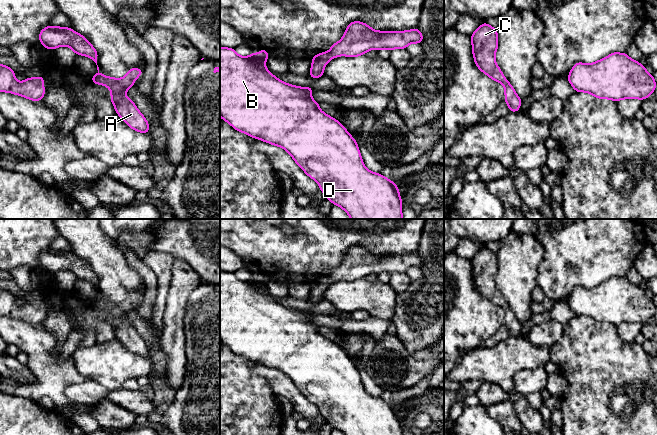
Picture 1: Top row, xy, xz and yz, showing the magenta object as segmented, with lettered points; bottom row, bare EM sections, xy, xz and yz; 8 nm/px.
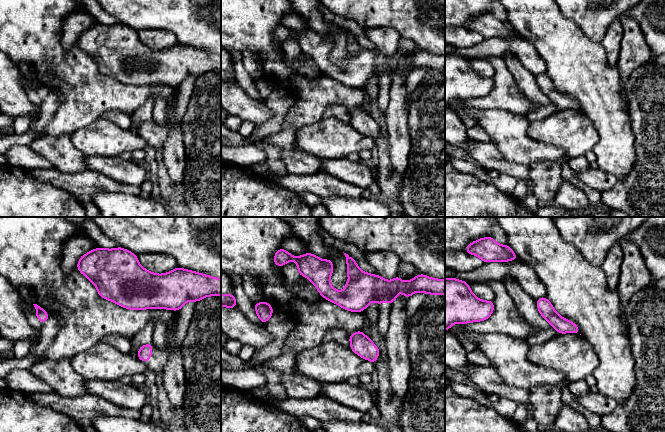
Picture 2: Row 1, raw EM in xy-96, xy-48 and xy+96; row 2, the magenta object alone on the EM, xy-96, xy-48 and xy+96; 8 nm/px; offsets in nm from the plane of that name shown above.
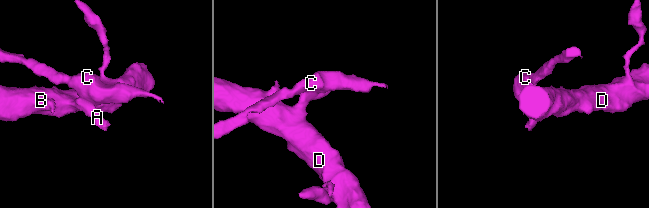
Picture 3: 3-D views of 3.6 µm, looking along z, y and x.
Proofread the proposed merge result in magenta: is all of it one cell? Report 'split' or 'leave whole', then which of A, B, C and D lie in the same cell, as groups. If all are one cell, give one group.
split; A B D / C

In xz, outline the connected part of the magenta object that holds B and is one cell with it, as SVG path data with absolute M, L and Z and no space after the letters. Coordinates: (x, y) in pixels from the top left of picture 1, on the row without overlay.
M220 271L220 340L223 345L250 361L285 373L306 399L318 407L333 429L345 435L402 435L397 409L365 391L356 364L339 345L319 333L319 327L311 322L311 311L285 307L267 295L268 278L262 272L259 277L243 281L234 272Z

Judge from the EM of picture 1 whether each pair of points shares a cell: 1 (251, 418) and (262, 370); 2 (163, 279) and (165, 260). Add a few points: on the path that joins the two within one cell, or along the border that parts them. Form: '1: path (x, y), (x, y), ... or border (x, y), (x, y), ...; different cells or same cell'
1: border (255, 364), (254, 370), (268, 382), (275, 394); different cells
2: path (163, 274), (163, 265); same cell

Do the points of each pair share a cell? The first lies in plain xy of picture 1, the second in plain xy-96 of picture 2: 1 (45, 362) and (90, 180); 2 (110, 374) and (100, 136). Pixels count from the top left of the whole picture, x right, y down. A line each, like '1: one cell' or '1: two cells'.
1: two cells
2: one cell

